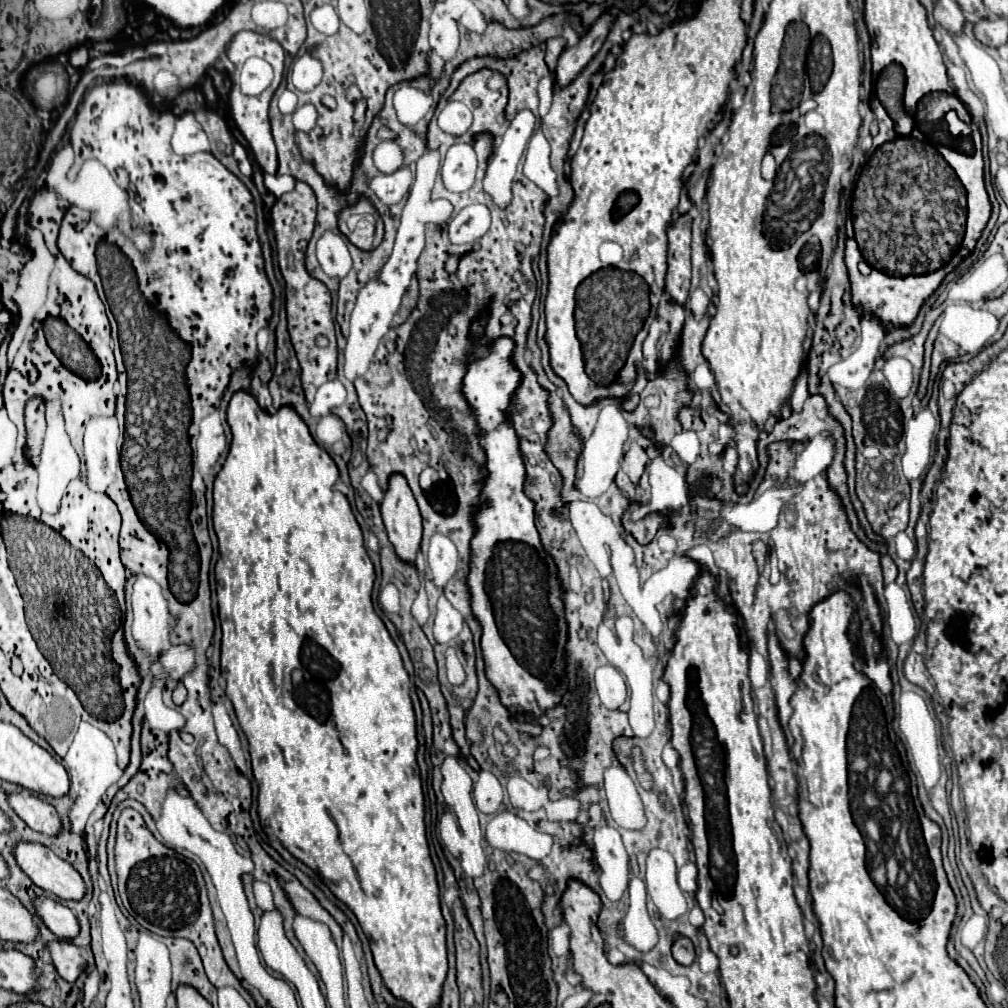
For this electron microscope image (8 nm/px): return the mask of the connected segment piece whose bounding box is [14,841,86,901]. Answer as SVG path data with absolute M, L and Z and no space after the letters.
M20 841L14 847L14 857L18 867L44 891L58 895L60 899L82 899L86 885L80 873L54 851L42 843Z

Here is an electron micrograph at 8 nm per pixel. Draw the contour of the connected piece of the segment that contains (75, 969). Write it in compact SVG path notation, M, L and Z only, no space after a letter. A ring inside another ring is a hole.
M52 941L48 943L48 951L52 955L54 967L64 981L74 983L76 977L84 971L86 961L80 955L80 949L70 941Z

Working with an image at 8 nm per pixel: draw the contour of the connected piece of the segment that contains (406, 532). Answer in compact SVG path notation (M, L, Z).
M402 475L390 477L380 509L388 539L394 545L398 559L408 565L416 565L416 555L422 543L422 515Z

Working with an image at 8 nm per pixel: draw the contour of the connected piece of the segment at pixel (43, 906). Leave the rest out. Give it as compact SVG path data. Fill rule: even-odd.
M36 897L34 907L38 917L44 921L44 925L62 939L74 939L78 935L78 921L74 913L62 905L60 901L54 901L50 897Z

